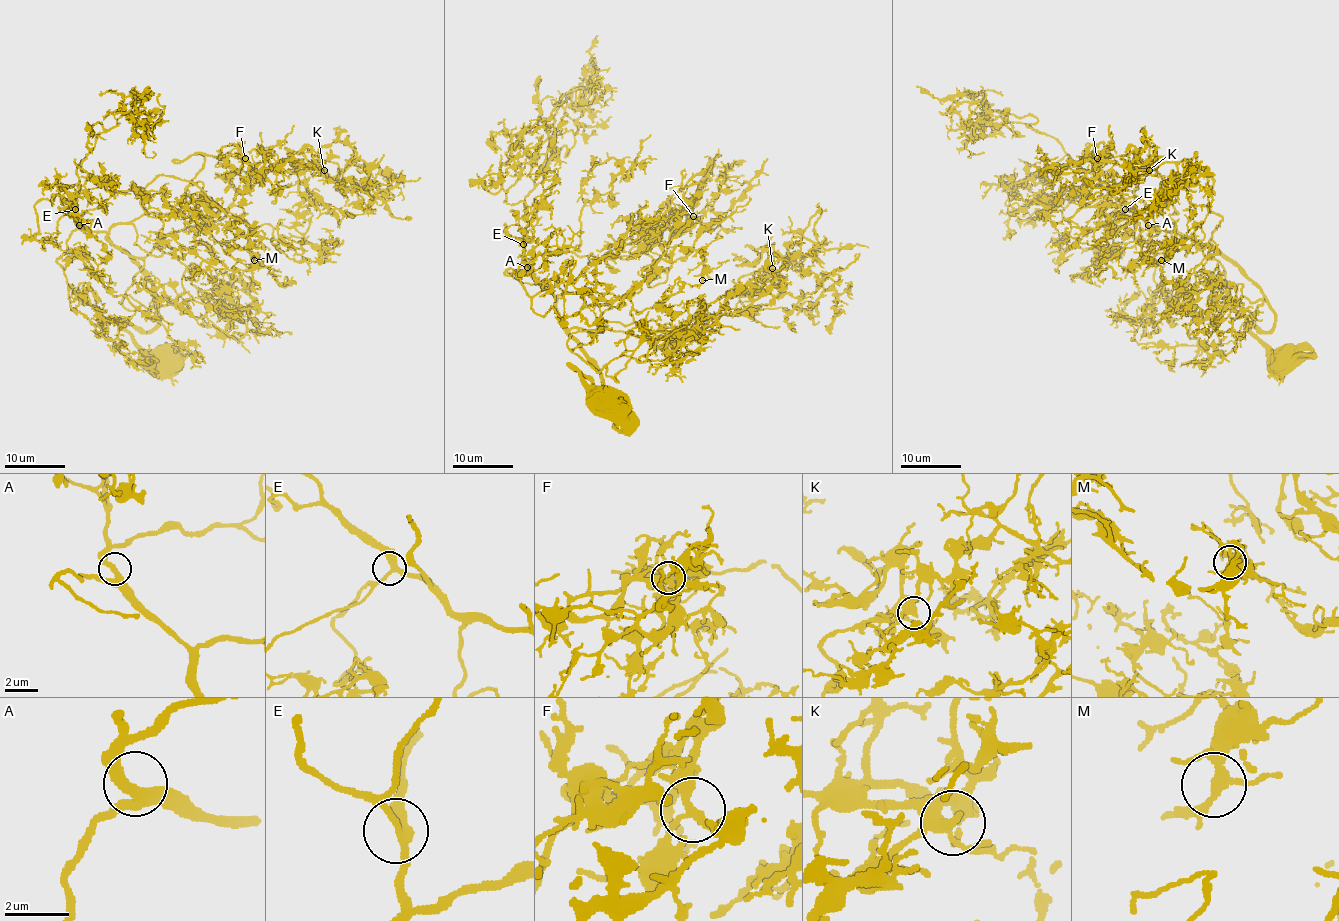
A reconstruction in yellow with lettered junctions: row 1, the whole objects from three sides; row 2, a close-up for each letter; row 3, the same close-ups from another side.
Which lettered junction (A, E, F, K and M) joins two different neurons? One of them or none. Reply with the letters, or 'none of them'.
none of them

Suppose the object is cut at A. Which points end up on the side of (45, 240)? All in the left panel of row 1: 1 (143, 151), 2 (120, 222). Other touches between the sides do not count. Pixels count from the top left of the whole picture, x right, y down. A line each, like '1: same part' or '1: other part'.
1: same part
2: other part

